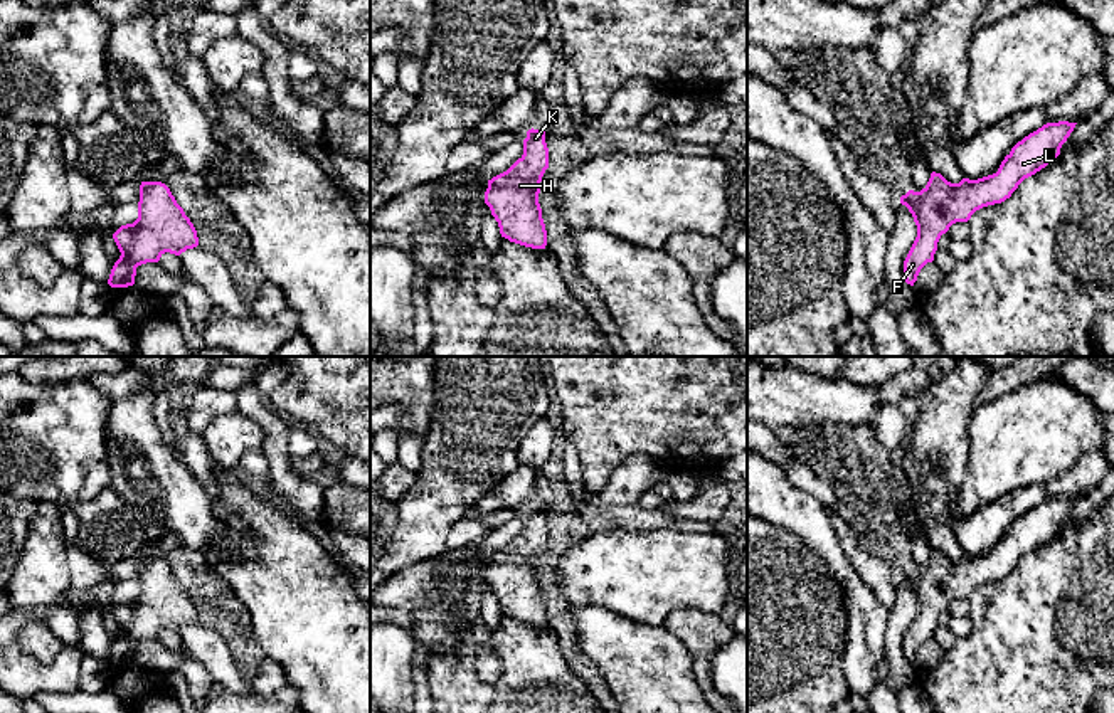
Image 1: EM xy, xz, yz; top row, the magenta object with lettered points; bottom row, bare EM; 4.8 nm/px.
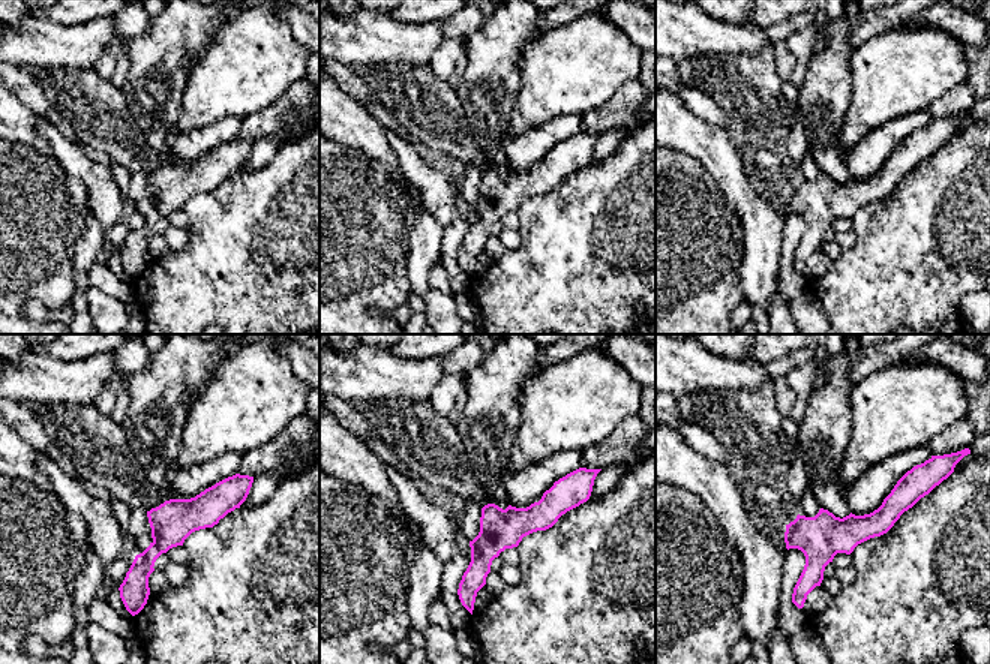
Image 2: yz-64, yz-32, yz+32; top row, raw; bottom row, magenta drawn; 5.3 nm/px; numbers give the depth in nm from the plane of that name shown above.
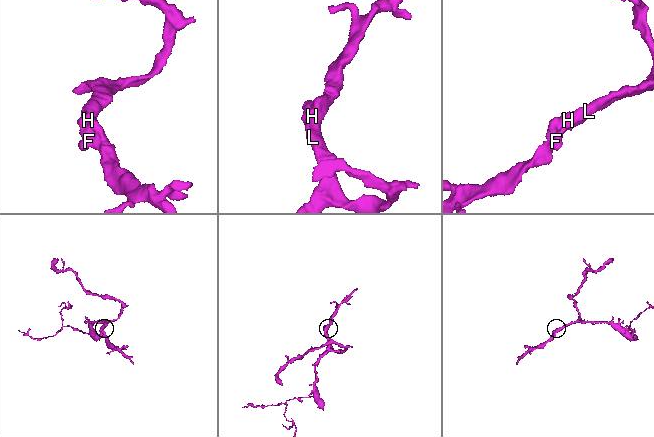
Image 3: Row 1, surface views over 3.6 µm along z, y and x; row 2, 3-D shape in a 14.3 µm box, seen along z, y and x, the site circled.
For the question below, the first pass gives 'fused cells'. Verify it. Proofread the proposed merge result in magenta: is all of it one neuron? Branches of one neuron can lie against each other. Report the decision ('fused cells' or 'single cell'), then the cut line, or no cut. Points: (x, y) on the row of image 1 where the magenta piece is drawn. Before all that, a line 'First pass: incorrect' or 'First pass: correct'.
First pass: incorrect
single cell; no cut

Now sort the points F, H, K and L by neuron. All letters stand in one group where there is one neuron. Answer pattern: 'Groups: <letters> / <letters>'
Groups: F H K L

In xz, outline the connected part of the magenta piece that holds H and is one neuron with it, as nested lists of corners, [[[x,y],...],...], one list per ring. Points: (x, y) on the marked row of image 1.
[[[528,129],[523,155],[503,173],[488,180],[485,203],[510,242],[545,249],[547,230],[538,203],[540,182],[549,168],[545,131]]]

